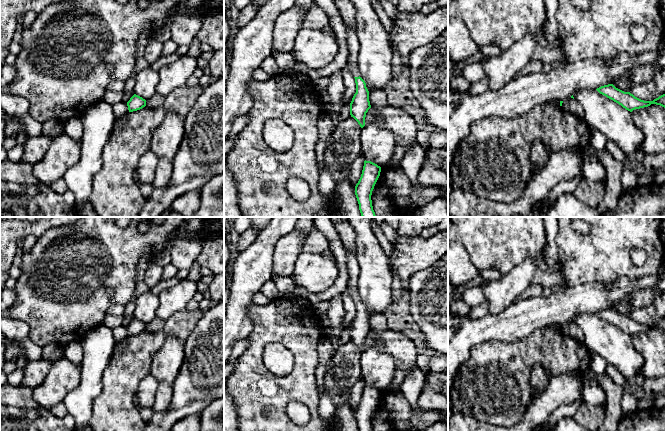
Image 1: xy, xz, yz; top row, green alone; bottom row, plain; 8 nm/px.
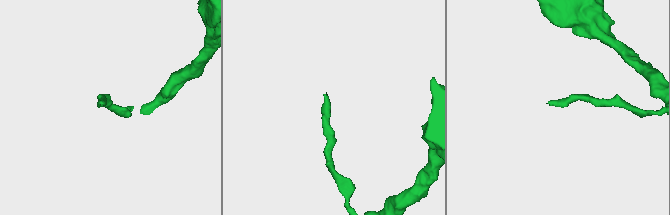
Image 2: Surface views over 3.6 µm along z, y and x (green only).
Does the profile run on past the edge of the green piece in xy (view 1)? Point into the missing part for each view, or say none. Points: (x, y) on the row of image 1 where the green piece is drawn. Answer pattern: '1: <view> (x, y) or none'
1: none

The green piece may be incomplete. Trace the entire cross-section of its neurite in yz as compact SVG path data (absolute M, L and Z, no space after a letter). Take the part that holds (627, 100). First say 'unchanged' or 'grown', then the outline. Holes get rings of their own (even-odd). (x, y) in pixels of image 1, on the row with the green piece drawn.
unchanged; M613 84L601 86L596 89L600 94L613 100L614 102L621 105L626 110L632 112L635 109L648 107L651 104L660 105L665 108L665 94L659 96L653 101L644 101L635 97L630 92L624 92L616 88Z

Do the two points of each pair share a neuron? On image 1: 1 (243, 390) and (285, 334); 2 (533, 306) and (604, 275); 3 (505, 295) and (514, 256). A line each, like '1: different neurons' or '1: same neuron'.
1: same neuron
2: different neurons
3: different neurons

